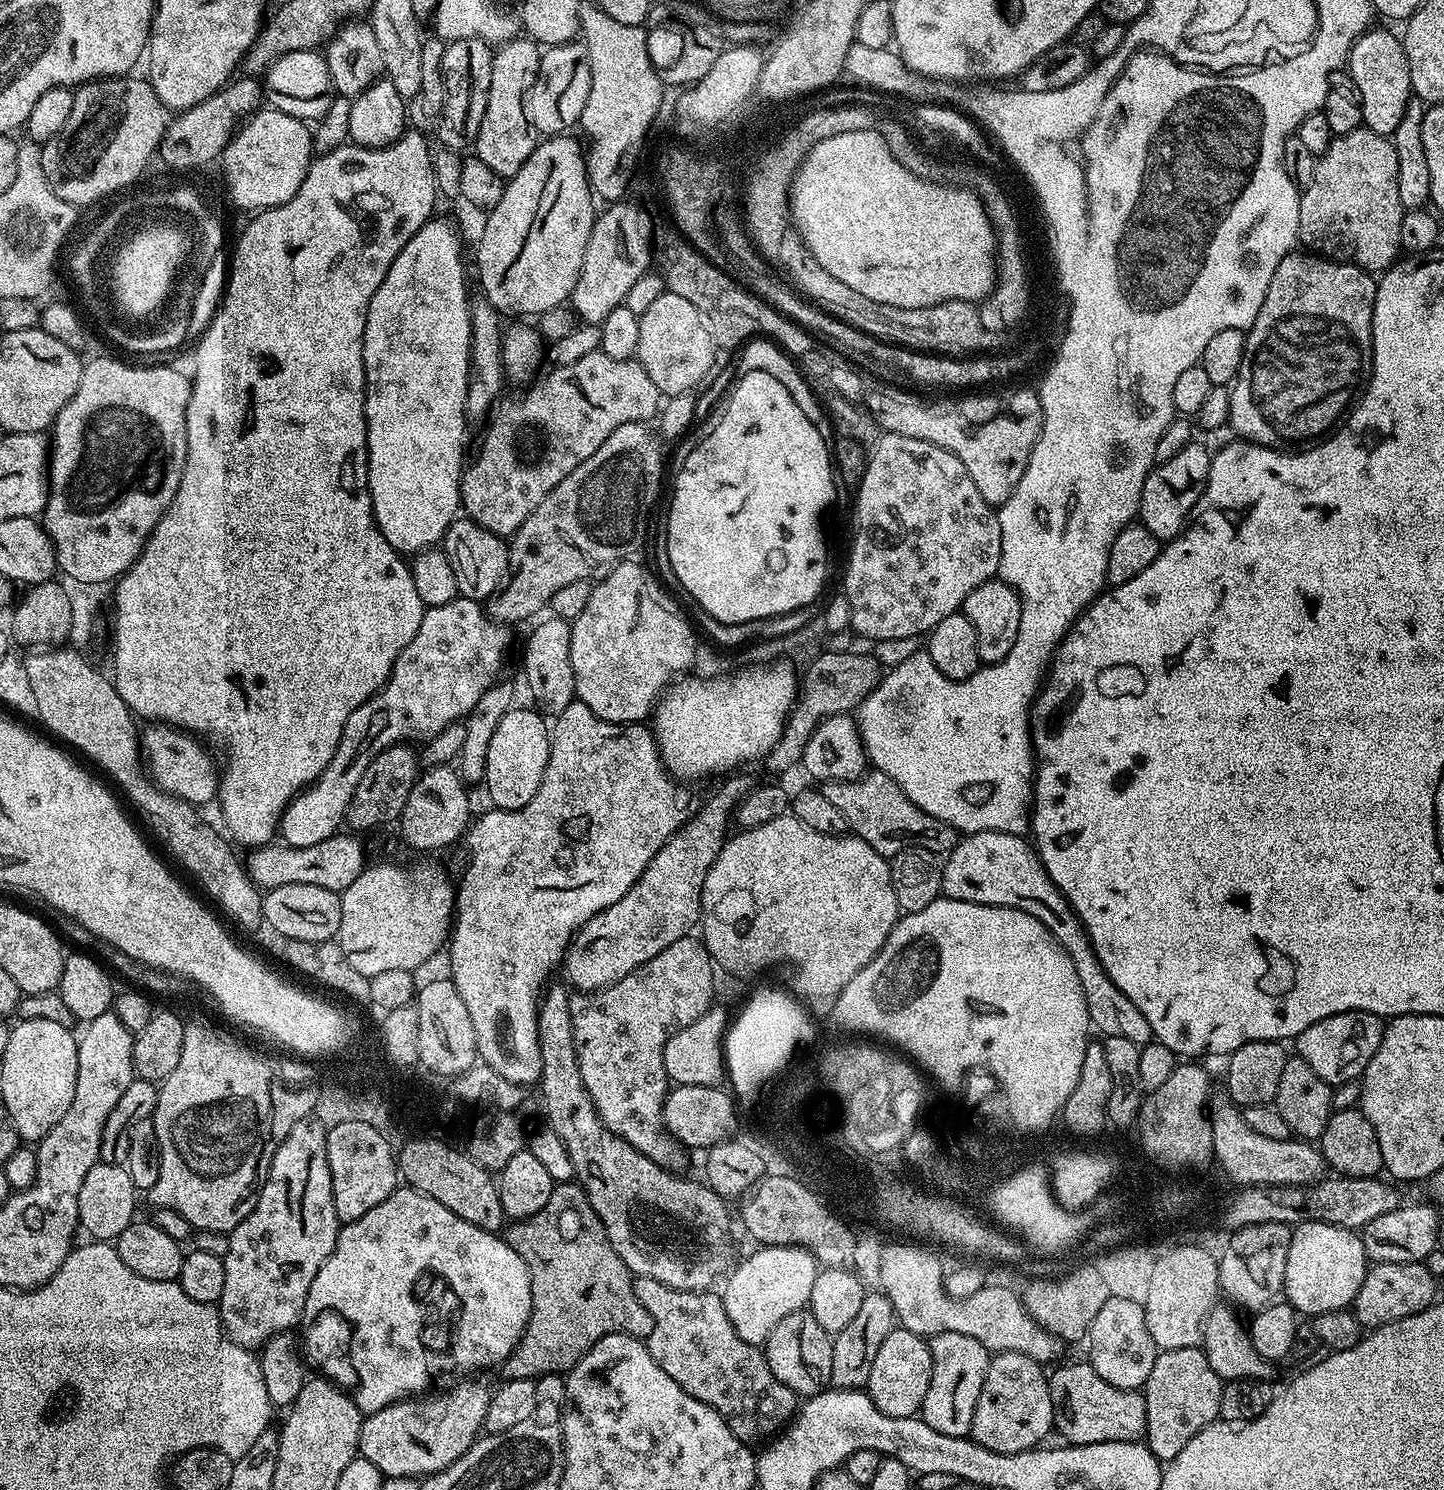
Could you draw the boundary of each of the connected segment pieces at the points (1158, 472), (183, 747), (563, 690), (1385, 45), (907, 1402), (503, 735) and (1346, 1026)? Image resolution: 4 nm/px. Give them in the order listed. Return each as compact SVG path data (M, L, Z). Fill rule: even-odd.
M1193 442L1178 450L1178 454L1170 458L1170 462L1156 464L1148 473L1142 486L1138 520L1146 526L1146 530L1150 530L1150 534L1154 534L1154 538L1167 542L1183 532L1184 525L1208 481L1212 458L1211 451L1207 452L1199 442Z
M152 722L142 732L142 756L146 761L146 771L153 784L163 792L169 792L187 804L203 806L217 799L220 787L218 764L203 748L201 741L193 733L170 724ZM200 743L200 744L199 744Z
M547 619L529 634L524 644L524 680L528 683L529 694L536 699L535 707L554 718L576 699L574 666L570 662L572 626L566 620Z
M1379 26L1364 32L1348 52L1347 72L1356 87L1363 127L1379 136L1391 137L1392 132L1398 130L1398 122L1402 122L1402 114L1406 114L1406 106L1414 96L1401 37Z
M896 1326L890 1334L886 1334L882 1347L874 1357L874 1366L870 1366L870 1378L866 1391L874 1402L874 1406L882 1410L882 1414L890 1414L890 1418L915 1416L926 1398L931 1373L932 1359L928 1340L910 1330Z
M511 707L494 732L490 750L486 750L486 770L482 784L488 787L491 803L502 812L513 812L526 806L526 802L538 794L538 786L542 786L542 774L548 761L550 728L539 711L529 708Z
M1339 1012L1330 1018L1322 1018L1322 1022L1314 1022L1310 1026L1306 1026L1306 1030L1302 1030L1302 1034L1295 1037L1294 1045L1296 1044L1296 1048L1294 1048L1294 1052L1295 1055L1304 1059L1306 1066L1310 1066L1310 1070L1314 1070L1314 1074L1318 1074L1318 1078L1335 1086L1363 1076L1370 1058L1374 1058L1374 1054L1382 1042L1384 1025L1385 1021L1381 1017L1369 1012Z

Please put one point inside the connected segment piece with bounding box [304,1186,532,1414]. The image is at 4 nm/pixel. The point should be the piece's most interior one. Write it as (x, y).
(367, 1276)

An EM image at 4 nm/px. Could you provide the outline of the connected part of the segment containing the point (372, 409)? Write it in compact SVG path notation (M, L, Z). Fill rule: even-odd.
M433 218L420 227L418 234L402 246L398 258L386 270L382 286L374 290L366 314L364 331L364 421L368 431L368 489L372 495L372 513L376 527L390 542L390 546L401 554L415 554L439 545L446 530L457 519L460 507L460 477L464 475L464 435L468 432L470 421L466 410L466 390L468 389L468 371L472 361L472 304L468 300L468 276L464 273L464 244L460 241L460 232L448 220Z

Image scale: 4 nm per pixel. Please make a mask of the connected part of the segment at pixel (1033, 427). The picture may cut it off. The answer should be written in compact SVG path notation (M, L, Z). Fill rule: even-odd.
M872 384L867 385L864 399L862 401L866 412L871 416L873 422L881 433L902 434L906 438L919 438L922 442L934 442L934 446L942 446L942 450L950 450L950 454L954 454L958 458L958 462L962 462L962 466L966 466L966 474L970 474L970 479L974 481L974 486L978 486L978 494L982 494L982 498L988 504L999 506L1006 502L1006 498L1010 498L1014 494L1014 486L1018 486L1018 482L1022 478L1022 474L1026 470L1026 466L1030 462L1030 454L1034 450L1034 446L1040 437L1042 430L1042 406L1040 405L1040 397L1035 391L1032 392L1028 388L1016 388L1013 392L990 392L994 390L984 390L979 394L981 396L970 396L974 394L960 394L957 400L923 400L916 392L907 392L904 388L895 388L892 384Z

